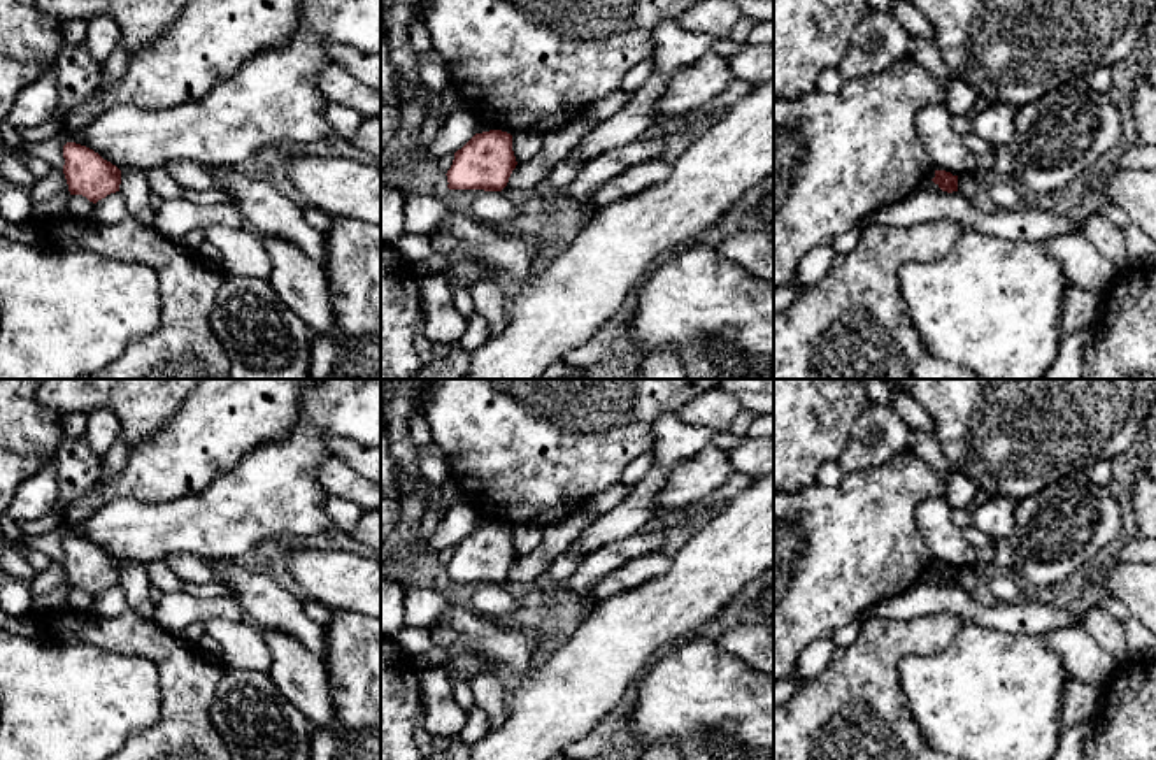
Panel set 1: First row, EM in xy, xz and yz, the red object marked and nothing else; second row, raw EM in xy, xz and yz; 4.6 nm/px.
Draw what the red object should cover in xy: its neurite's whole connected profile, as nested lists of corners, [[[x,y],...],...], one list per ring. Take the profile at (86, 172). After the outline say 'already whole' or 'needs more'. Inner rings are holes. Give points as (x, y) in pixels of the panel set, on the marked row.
[[[67,142],[63,146],[63,158],[63,174],[70,195],[82,195],[96,204],[107,195],[119,191],[121,170],[93,149]]]; already whole

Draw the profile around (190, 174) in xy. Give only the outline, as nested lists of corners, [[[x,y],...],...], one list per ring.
[[[189,160],[174,161],[165,165],[165,170],[182,188],[216,190],[221,186],[221,181],[211,174],[209,165],[198,161]]]

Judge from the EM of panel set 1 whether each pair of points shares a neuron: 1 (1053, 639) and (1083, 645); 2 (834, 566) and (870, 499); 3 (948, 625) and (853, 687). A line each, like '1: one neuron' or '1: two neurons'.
1: one neuron
2: one neuron
3: one neuron

